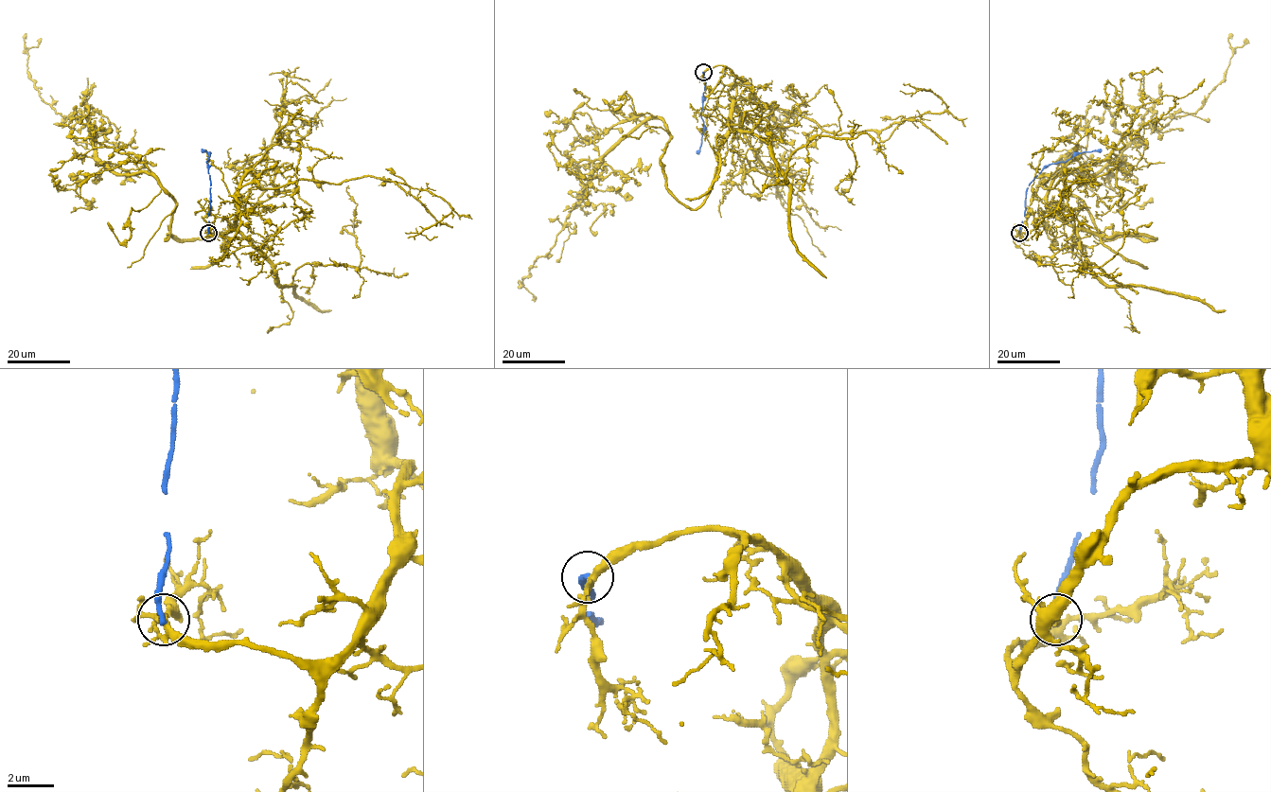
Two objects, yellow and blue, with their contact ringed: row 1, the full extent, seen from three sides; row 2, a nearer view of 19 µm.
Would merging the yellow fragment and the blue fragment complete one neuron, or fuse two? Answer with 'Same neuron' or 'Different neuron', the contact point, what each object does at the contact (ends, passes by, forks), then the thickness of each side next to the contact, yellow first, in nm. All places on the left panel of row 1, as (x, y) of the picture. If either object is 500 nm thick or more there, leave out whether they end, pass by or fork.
Different neuron. Place: (208, 233). At the ring yellow forks. At the ring blue ends. Thickness 240 nm (yellow) against 240 nm

